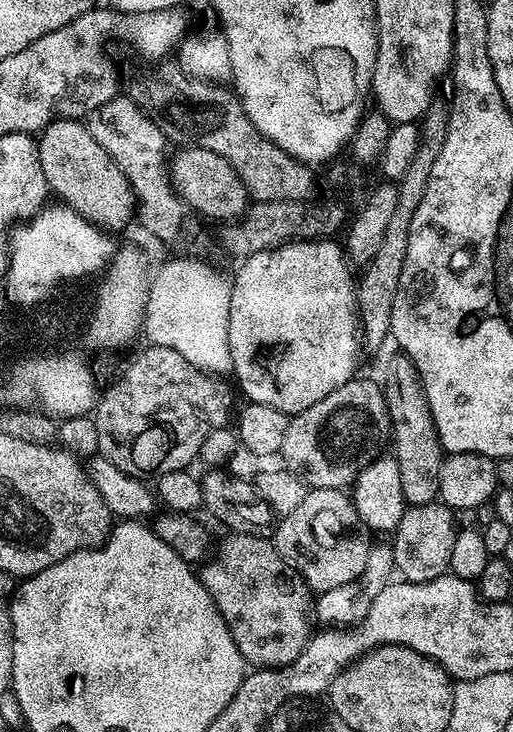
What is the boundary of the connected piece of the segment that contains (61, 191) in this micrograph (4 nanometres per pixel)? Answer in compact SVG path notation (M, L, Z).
M53 120L51 124L42 129L38 136L40 146L40 161L42 162L42 174L46 174L46 182L53 193L61 196L63 203L72 208L82 218L86 218L95 228L102 228L109 234L117 234L134 220L134 213L138 205L136 195L132 192L130 182L126 174L114 162L98 142L90 134L87 123L80 120Z

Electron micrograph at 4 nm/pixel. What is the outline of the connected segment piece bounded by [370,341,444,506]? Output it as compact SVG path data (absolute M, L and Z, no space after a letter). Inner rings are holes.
M387 341L375 351L376 364L370 378L383 390L387 402L387 412L391 419L393 459L398 462L398 478L401 479L402 494L407 505L424 505L435 501L439 492L438 470L444 451L434 426L429 403L426 402L424 388L412 360L401 352L394 352ZM392 352L394 355L391 356Z

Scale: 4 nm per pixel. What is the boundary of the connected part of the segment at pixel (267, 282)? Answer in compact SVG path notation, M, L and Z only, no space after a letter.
M332 238L318 240L294 240L290 244L281 244L278 248L267 248L261 252L255 252L252 256L243 257L240 269L236 277L231 277L232 293L230 294L230 358L232 359L231 375L236 376L242 391L248 395L247 399L253 404L265 404L274 406L274 410L282 410L289 414L295 414L306 410L306 406L314 406L314 402L322 402L326 394L338 390L348 380L357 375L356 359L362 353L362 333L360 321L356 315L356 285L353 269L346 259L343 247L336 245Z

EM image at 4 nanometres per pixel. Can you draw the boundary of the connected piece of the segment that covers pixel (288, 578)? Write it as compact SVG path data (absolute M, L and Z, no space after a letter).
M241 532L228 534L225 537L220 545L218 543L215 545L216 557L212 556L199 569L200 581L206 586L210 598L214 598L214 606L218 606L221 614L226 614L225 620L232 622L228 628L234 628L234 634L236 634L234 638L238 638L239 646L242 646L241 652L248 654L249 665L255 666L258 662L287 662L289 664L290 658L298 658L298 654L302 654L302 650L308 644L308 637L314 632L312 589L304 581L304 577L286 563L282 554L278 554L275 543L271 539L263 540Z

